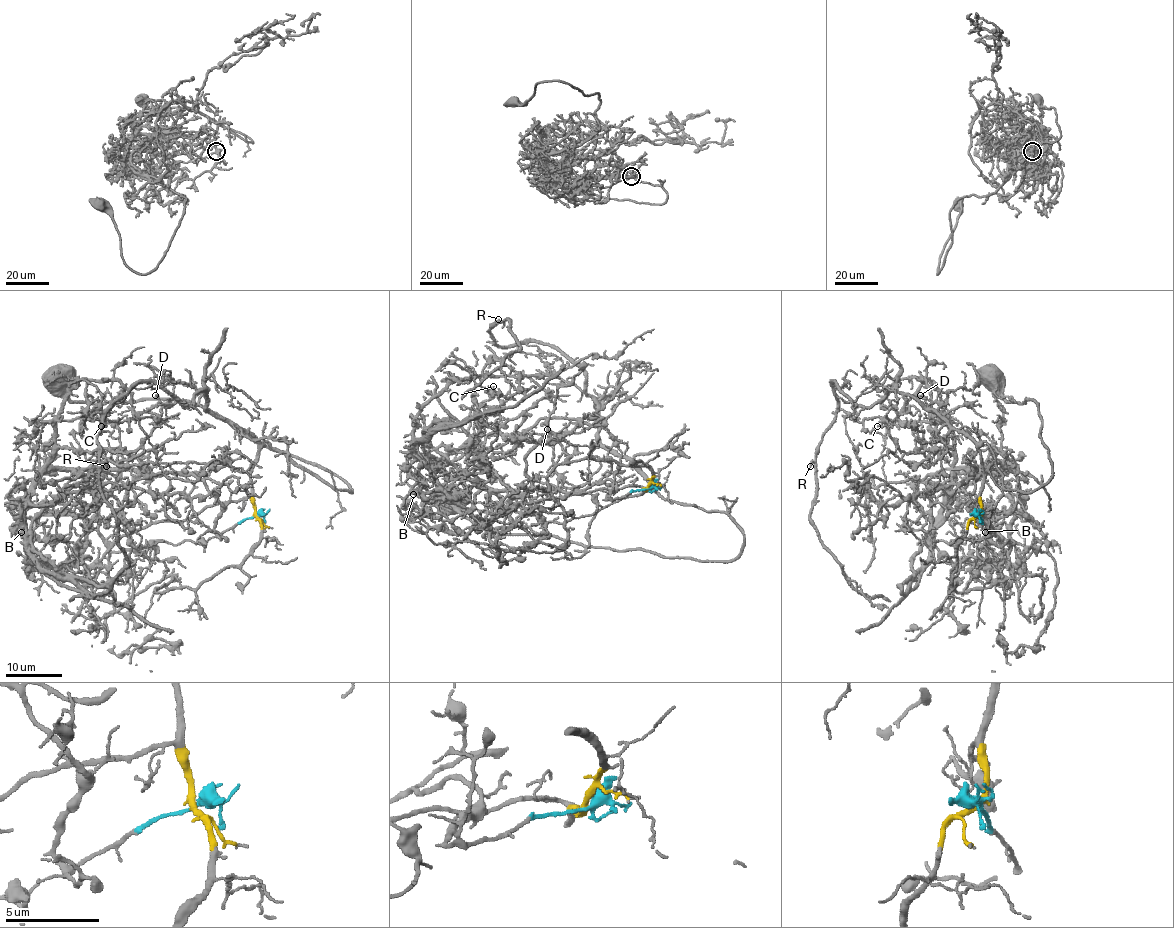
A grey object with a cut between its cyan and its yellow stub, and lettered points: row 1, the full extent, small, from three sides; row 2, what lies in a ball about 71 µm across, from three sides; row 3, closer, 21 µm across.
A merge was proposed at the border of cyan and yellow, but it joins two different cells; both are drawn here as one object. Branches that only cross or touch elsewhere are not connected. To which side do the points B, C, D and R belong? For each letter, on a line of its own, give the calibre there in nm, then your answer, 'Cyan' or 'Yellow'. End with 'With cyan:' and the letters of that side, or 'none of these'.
B: Thickness 110 nm. Cyan
C: Thickness 100 nm. Cyan
D: Thickness 130 nm. Cyan
R: Thickness 120 nm. Yellow
With cyan: B, C, D

